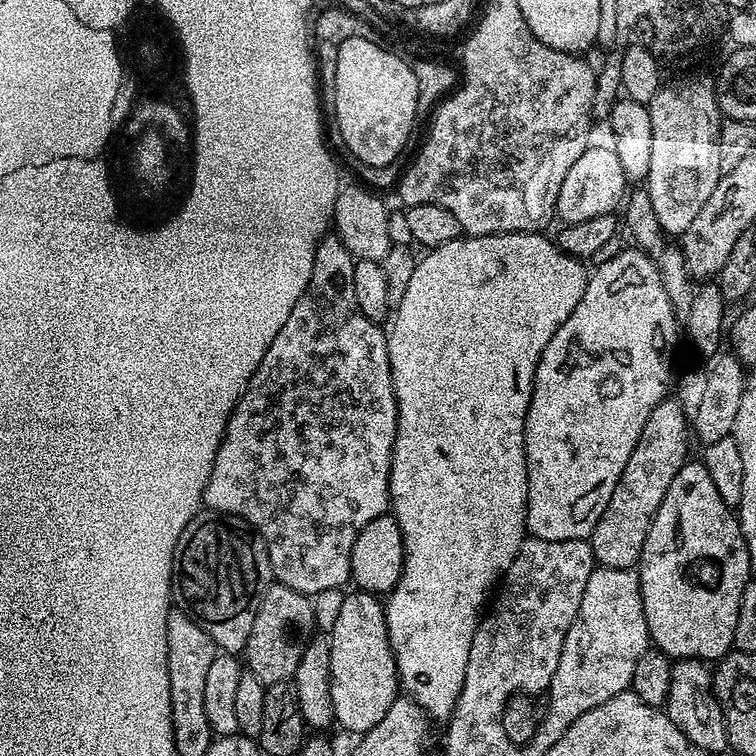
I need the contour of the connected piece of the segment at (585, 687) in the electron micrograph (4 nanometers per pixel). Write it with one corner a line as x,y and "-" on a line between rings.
596,566
586,583
576,620
565,636
558,668
546,691
548,713
543,713
536,729
536,748
550,750
586,710
594,710
594,706
602,706
602,702
619,692
629,691
634,666
638,666
638,658
649,648
648,619
642,604
639,571

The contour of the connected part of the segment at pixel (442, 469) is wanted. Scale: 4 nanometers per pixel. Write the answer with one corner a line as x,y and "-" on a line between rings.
503,232
497,236
464,234
459,240
446,242
446,246
425,251
423,255
417,259
414,275
410,277
410,287
402,297
402,302
391,313
392,329
389,327
386,332
388,361
392,367
396,405
400,411
396,441
392,447
388,499
391,515
396,517
404,539
404,569
400,581
387,593
384,617
388,627
388,641
391,642
392,652
396,655
396,672
400,675
403,691
419,708
424,709
433,721
444,722
452,716
459,700
476,628
482,619
480,607
483,606
492,583
494,588
514,562
515,555
526,537
524,519
528,513
528,467
524,453
524,427
530,410
536,367
542,358
542,350
546,350
546,342
554,338
558,326
562,326
562,322
570,318
574,306
578,306
588,285
590,272
589,269
584,269
587,267
575,256
568,256
555,242
549,237
547,240
540,232

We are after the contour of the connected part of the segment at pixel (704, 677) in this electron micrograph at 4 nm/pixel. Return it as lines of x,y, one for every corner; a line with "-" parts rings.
677,659
670,674
670,694
666,711
668,717
686,734
686,738
694,746
706,750
710,754
729,751
728,735
724,711
718,698
712,693
713,669
703,660

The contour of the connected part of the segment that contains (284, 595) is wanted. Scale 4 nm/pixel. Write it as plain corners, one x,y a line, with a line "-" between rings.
269,584
264,597
260,599
258,614
254,618
254,630
250,630
250,638
242,653
247,671
257,676
266,686
292,680
315,628
314,606
309,597
303,596
298,590
290,590
284,584

